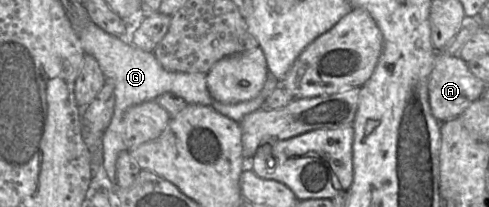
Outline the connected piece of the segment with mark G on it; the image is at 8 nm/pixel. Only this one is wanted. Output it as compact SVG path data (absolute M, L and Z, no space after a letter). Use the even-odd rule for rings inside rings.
M86 18L84 26L77 30L73 27L80 44L86 54L93 56L105 79L112 80L114 83L115 105L109 125L102 135L103 143L103 168L107 178L112 184L116 182L116 162L119 154L127 150L123 134L123 116L125 111L136 104L145 101L155 100L160 94L172 92L182 97L187 104L199 104L210 106L220 114L240 123L245 115L264 107L266 98L272 91L279 86L279 81L268 70L267 78L261 92L254 99L225 104L215 100L209 93L206 84L205 73L182 73L165 70L153 52L144 51L132 45L128 39L121 39L111 35L98 27L90 18Z

